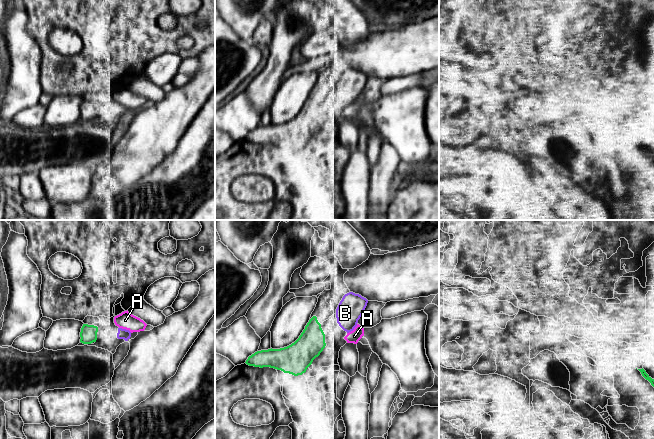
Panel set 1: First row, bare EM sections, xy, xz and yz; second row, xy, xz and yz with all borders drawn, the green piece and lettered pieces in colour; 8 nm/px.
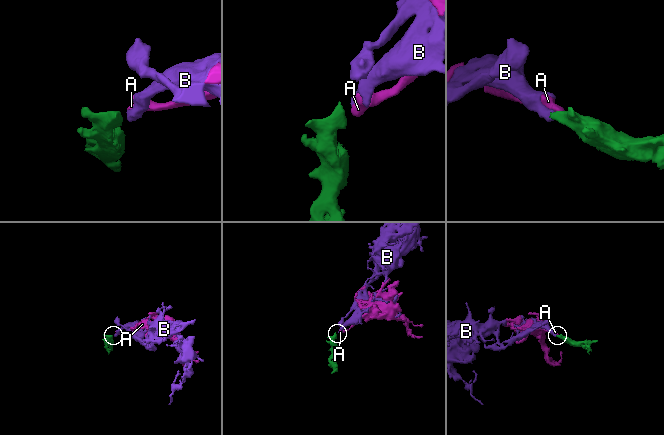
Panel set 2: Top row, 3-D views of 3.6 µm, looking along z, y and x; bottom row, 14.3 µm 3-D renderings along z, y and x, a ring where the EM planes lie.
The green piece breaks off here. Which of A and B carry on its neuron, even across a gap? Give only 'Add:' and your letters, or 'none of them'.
Add: B

